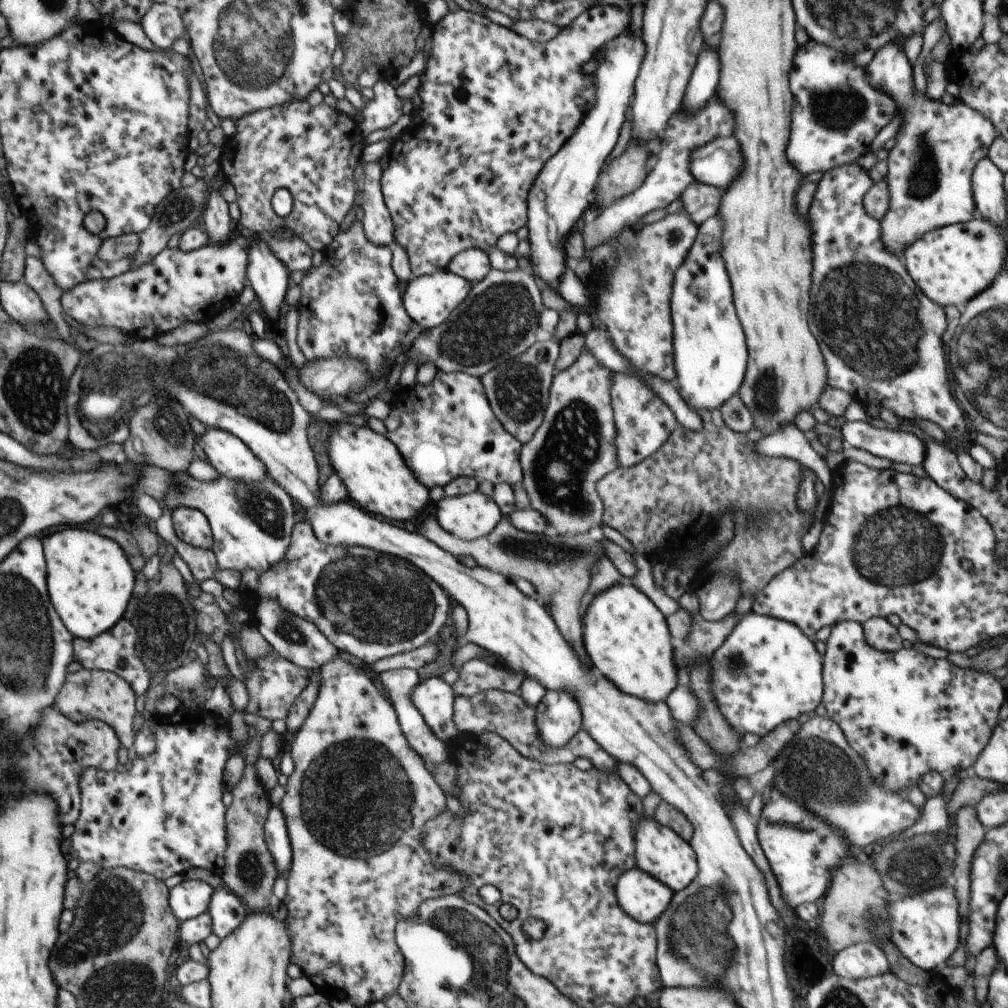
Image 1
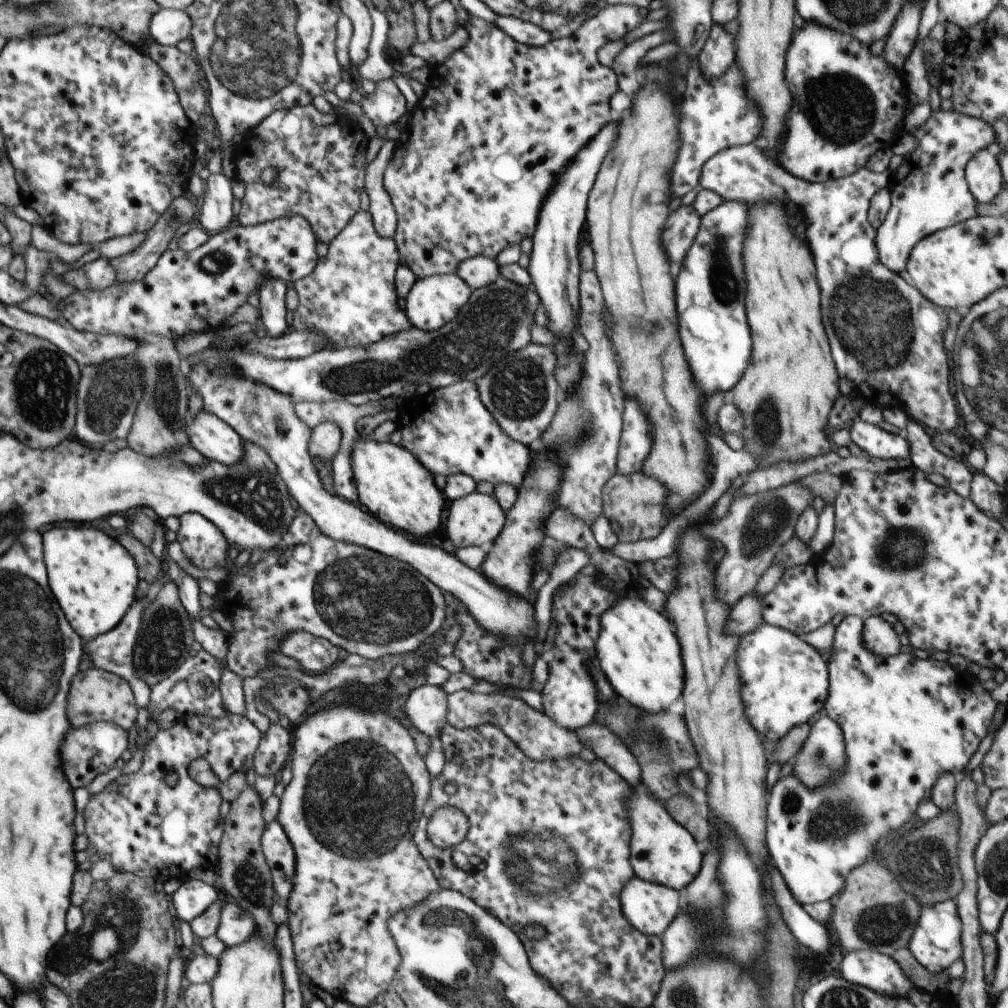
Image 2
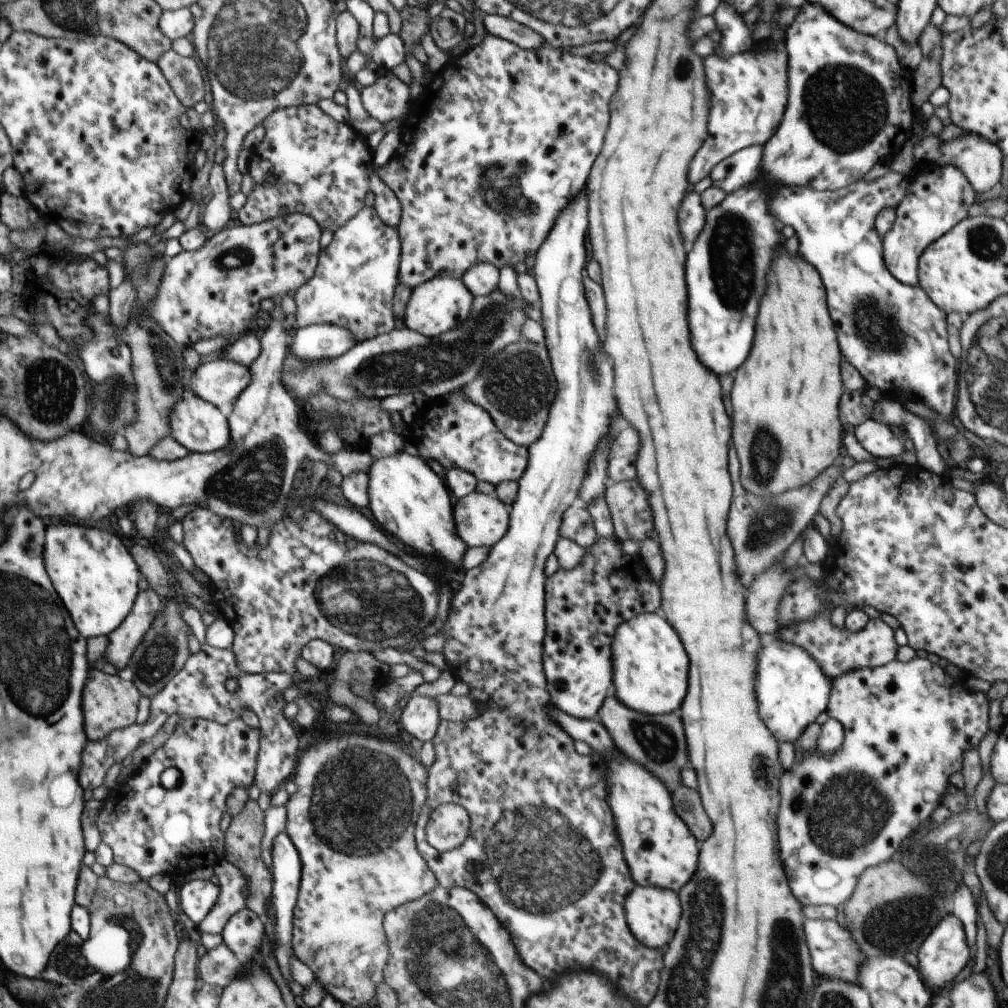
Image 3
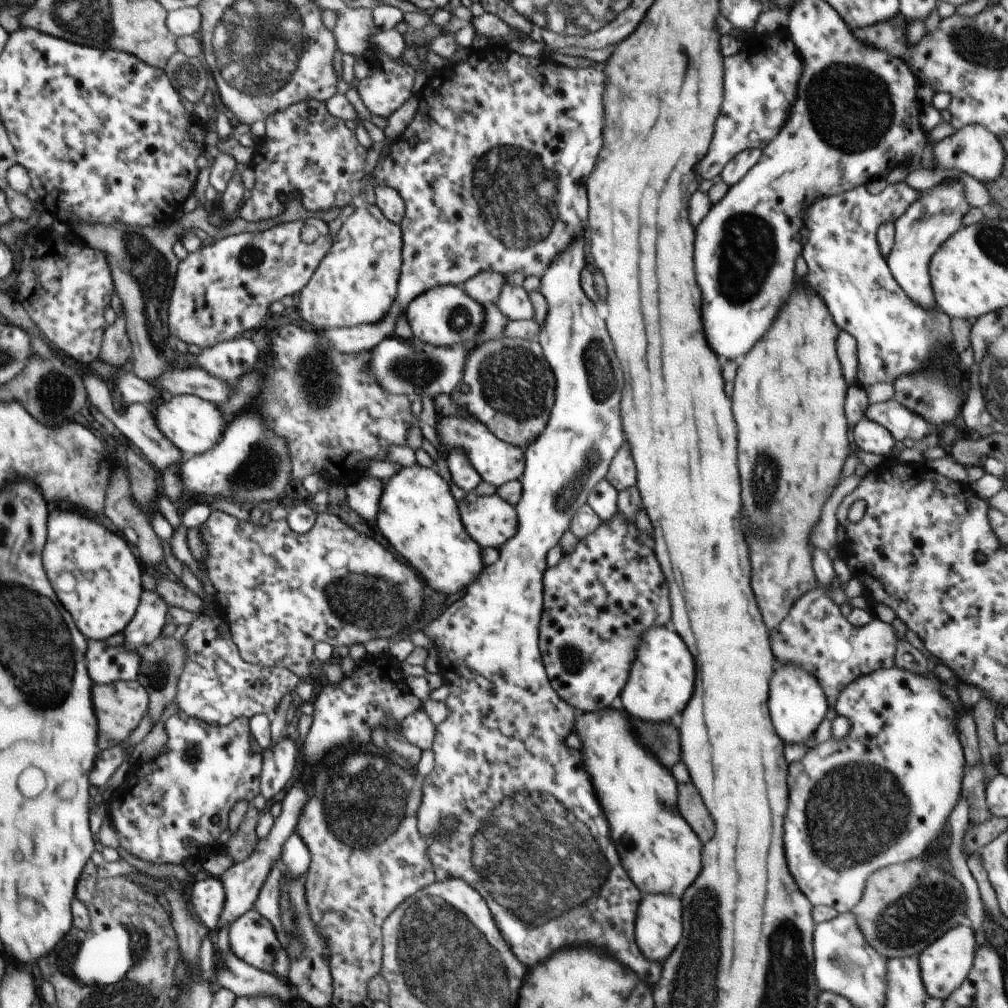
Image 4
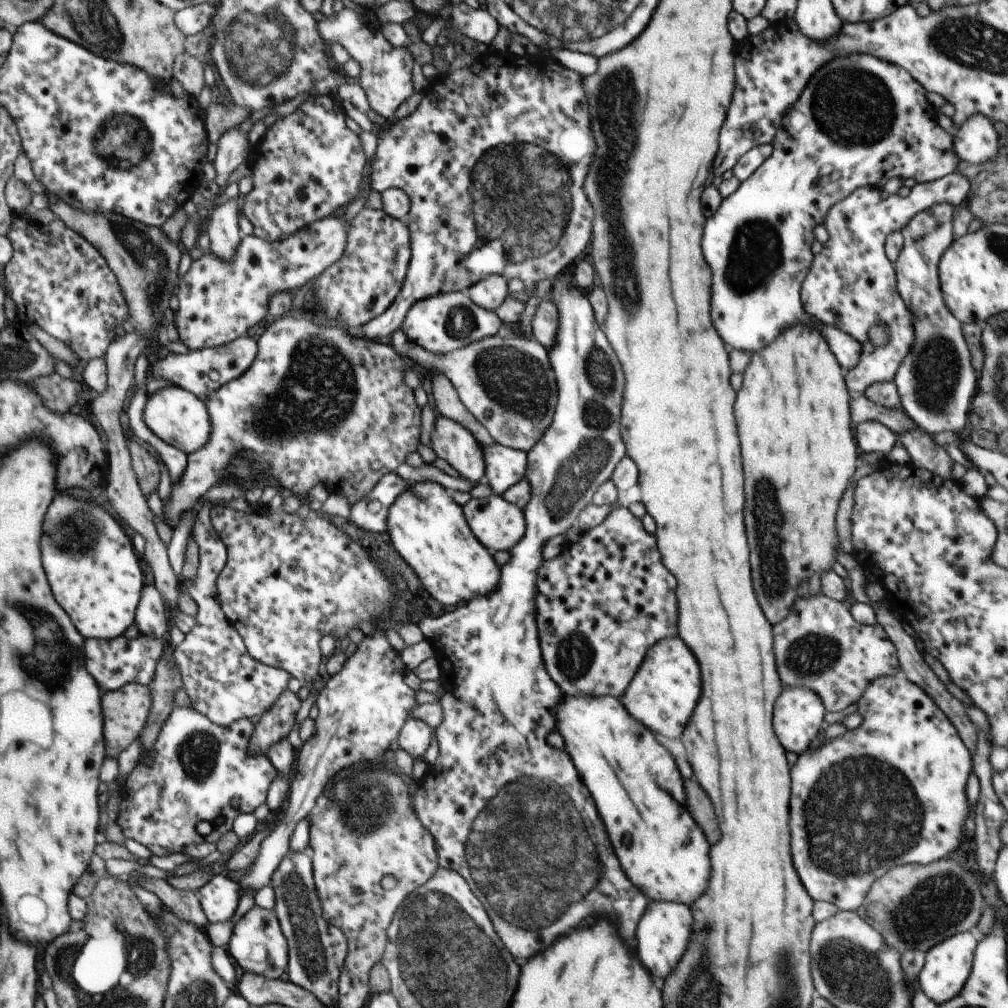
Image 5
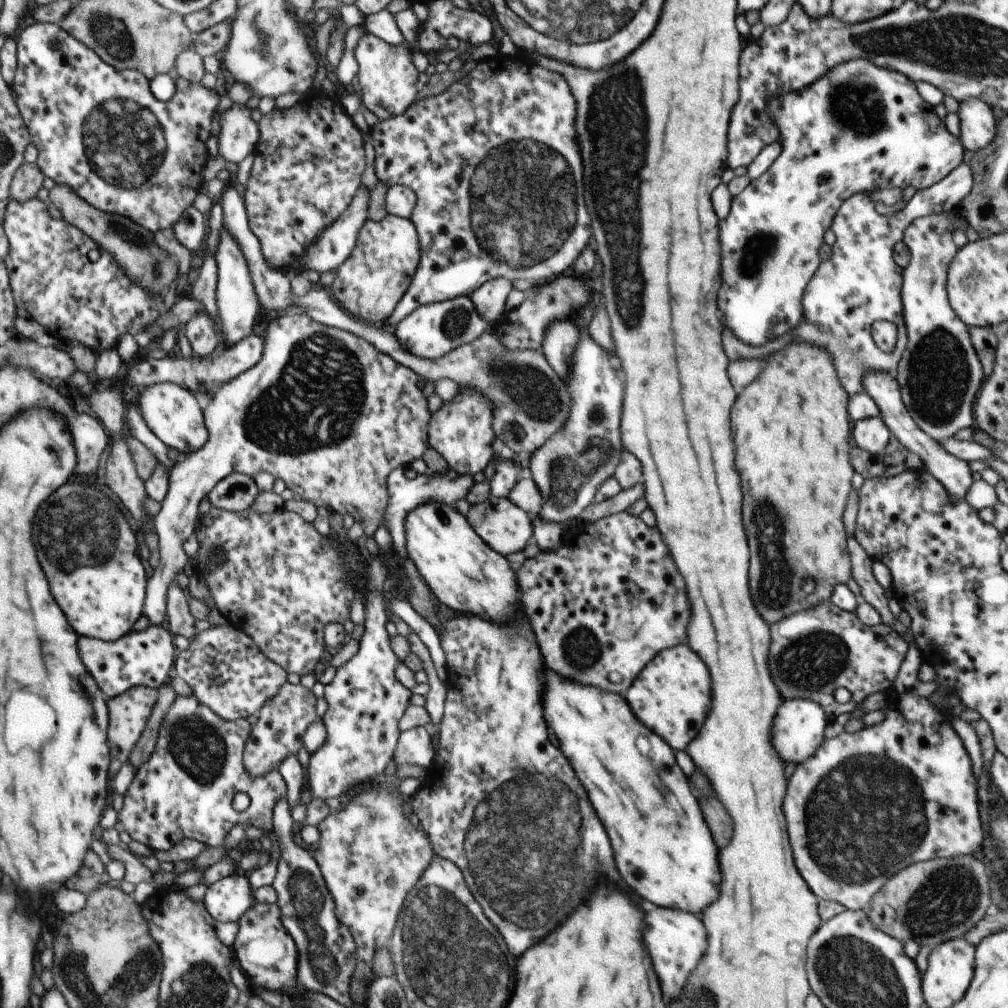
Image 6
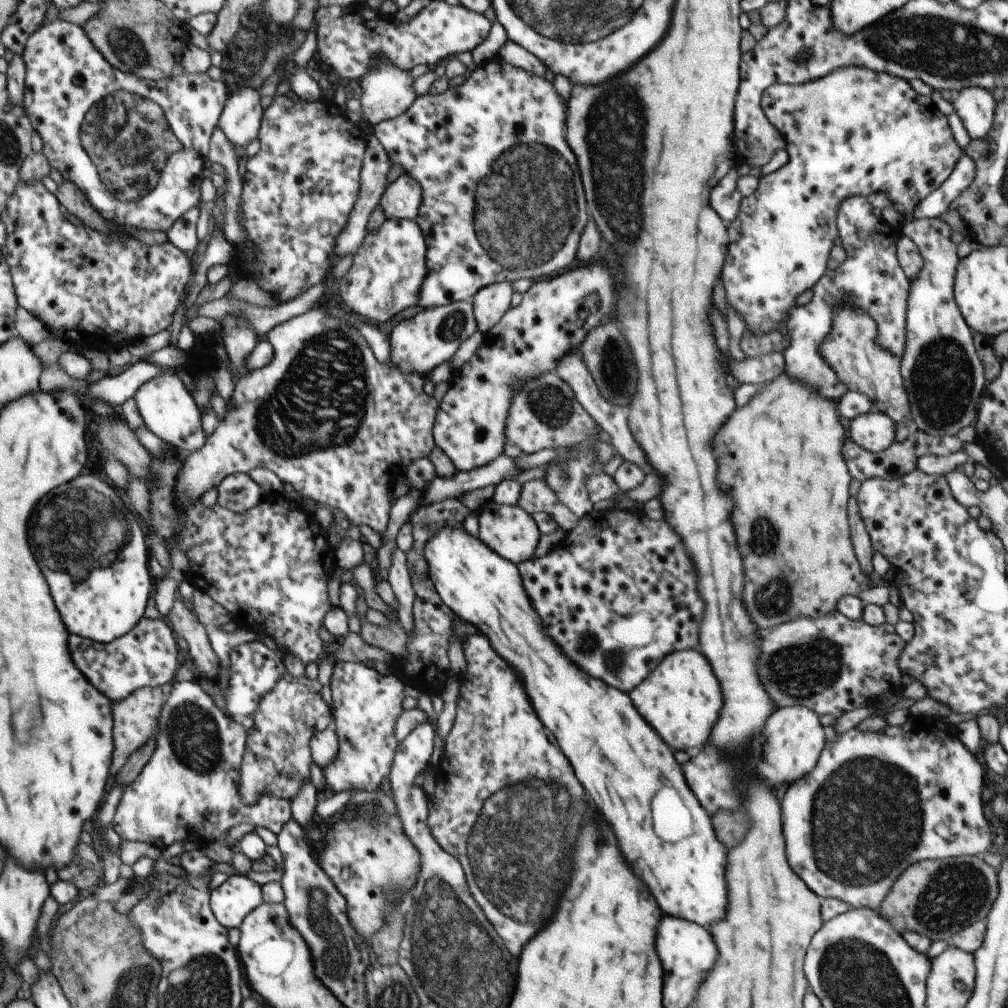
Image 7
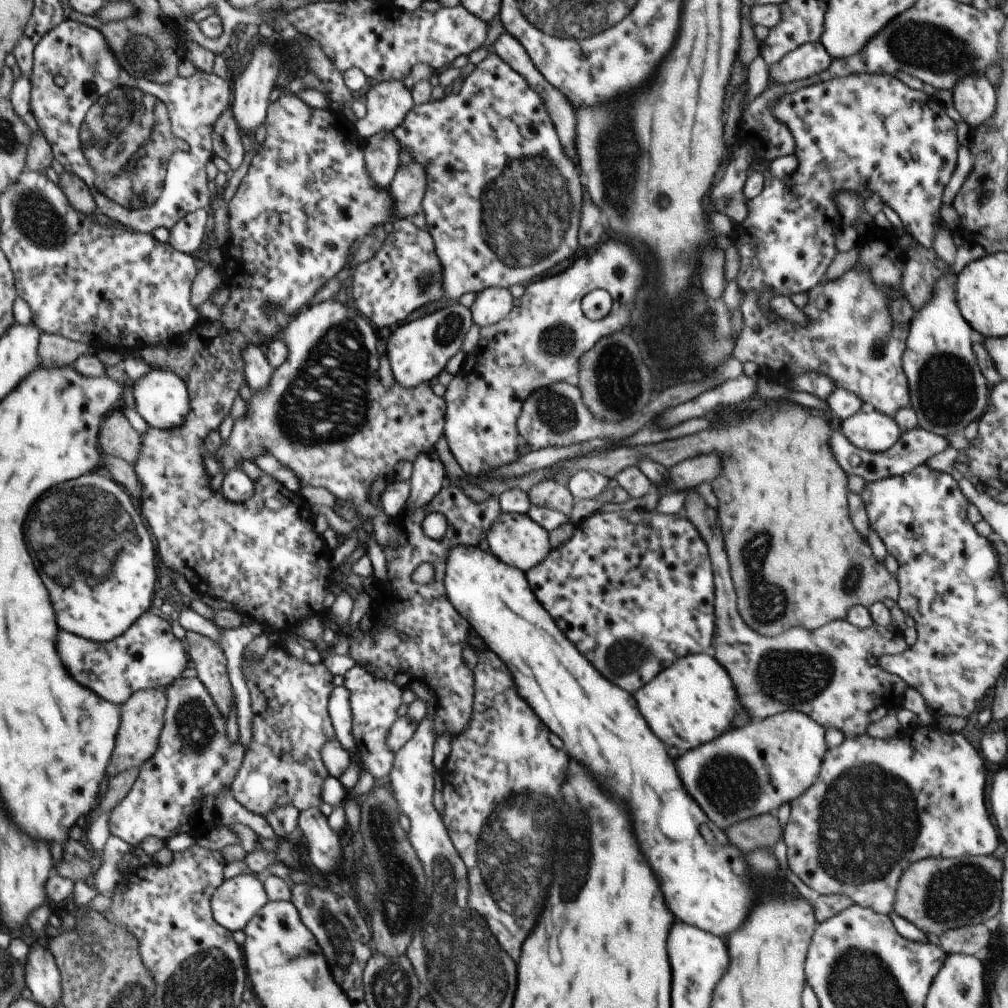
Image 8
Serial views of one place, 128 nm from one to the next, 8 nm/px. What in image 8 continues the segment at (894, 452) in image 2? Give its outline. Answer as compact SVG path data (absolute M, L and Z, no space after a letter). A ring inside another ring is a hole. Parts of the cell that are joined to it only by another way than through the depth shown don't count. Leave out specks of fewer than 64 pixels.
M857 412L836 423L840 432L860 450L871 453L886 452L898 442L902 431L894 420L883 412Z

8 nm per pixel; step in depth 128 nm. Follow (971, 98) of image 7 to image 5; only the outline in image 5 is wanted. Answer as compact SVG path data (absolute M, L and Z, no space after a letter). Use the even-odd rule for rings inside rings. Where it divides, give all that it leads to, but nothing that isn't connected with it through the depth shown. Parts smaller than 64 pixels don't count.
M972 114L954 132L954 154L970 164L984 164L998 156L1001 137L989 118Z

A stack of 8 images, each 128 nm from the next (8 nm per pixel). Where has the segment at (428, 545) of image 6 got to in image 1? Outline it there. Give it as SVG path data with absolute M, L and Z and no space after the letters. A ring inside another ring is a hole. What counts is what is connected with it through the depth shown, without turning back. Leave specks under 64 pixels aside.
M338 423L338 428L329 434L328 456L331 471L344 482L350 498L371 515L379 514L388 520L409 523L425 514L424 510L431 502L430 489L416 480L396 444L386 436L370 427Z

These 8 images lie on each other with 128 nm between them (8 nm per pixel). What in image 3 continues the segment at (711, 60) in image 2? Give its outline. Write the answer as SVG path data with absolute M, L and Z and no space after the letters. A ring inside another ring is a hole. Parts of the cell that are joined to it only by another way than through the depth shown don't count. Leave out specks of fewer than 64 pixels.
M720 4L714 14L714 20L722 34L720 48L716 48L714 52L718 58L730 58L734 54L746 52L752 46L750 30L744 26L742 18L734 12L734 8L726 8L726 4Z

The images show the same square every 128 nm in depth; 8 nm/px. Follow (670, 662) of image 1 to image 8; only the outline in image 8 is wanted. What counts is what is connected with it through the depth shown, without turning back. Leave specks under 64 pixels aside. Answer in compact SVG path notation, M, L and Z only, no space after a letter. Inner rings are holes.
M693 654L676 660L670 668L662 670L654 680L650 680L646 686L634 693L638 702L638 708L644 716L644 720L650 724L652 732L668 746L678 748L680 754L698 748L700 744L706 744L720 734L724 734L734 718L734 712L738 710L738 694L734 690L734 684L728 676L728 672L710 656L706 654Z

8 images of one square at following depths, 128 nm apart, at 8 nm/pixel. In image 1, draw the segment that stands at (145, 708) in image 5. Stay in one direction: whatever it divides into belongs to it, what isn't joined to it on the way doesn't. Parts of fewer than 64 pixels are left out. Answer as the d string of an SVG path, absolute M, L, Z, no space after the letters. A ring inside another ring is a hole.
M81 669L75 673L69 673L65 680L65 686L58 692L56 706L58 709L76 723L84 723L91 719L105 722L118 737L126 749L133 751L134 743L134 700L136 700L136 690L125 678L118 676L115 672L102 670Z

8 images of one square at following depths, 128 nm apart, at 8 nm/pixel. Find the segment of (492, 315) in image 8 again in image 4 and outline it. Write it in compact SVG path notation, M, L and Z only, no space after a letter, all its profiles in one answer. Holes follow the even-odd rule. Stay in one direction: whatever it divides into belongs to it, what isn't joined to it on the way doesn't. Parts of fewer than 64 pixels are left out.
M480 272L478 276L470 278L462 287L466 294L476 300L484 308L497 302L505 285L505 277L497 272Z

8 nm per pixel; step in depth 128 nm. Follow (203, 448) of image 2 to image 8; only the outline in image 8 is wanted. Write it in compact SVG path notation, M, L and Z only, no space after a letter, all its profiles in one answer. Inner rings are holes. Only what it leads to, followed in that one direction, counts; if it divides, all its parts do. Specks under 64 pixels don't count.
M152 369L132 384L135 409L150 427L158 430L172 430L181 427L192 410L192 398L188 383L177 373L169 370Z

